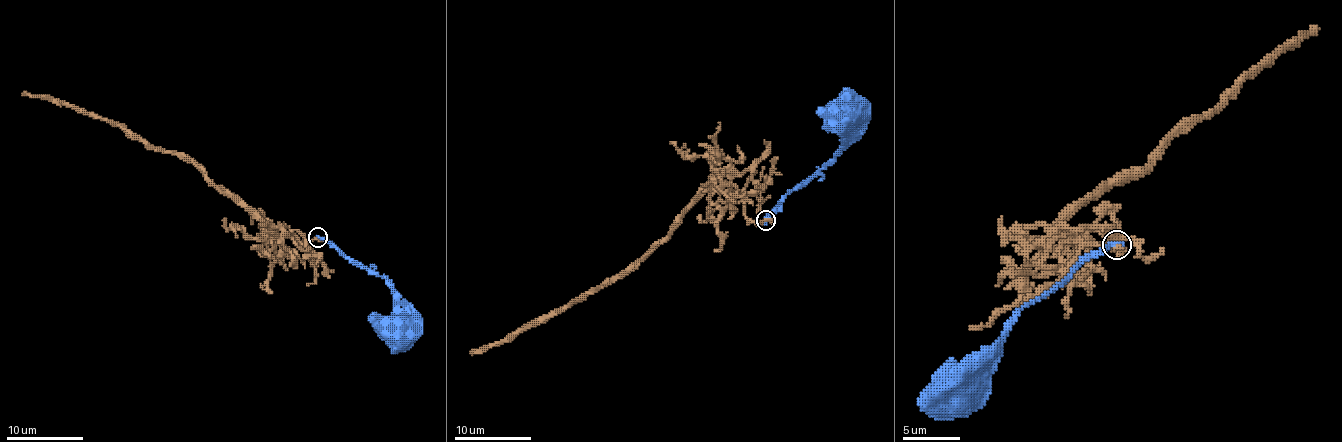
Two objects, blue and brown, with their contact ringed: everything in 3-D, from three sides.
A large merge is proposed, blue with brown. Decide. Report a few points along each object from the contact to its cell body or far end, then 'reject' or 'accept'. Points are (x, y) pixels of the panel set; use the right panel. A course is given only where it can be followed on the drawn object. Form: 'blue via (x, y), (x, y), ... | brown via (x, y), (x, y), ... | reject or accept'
blue via (1117, 245), (1091, 251), (1059, 283), (1019, 312), (996, 355), (978, 370), (967, 370), (958, 378) | brown via (1117, 245), (1082, 245), (1059, 228), (1316, 29) | reject

